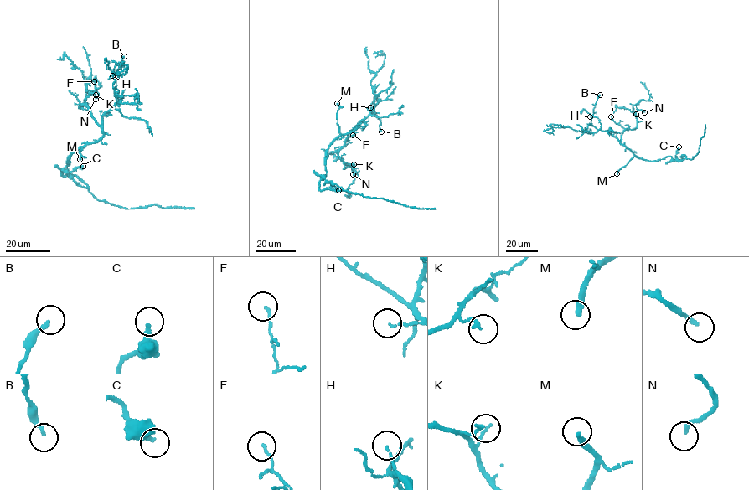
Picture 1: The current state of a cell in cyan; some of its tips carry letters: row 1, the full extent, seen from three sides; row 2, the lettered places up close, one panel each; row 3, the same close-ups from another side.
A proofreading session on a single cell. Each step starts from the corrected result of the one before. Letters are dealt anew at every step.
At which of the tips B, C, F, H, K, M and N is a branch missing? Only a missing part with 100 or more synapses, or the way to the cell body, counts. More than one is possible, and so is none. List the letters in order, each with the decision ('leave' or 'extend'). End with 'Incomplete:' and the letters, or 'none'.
B: leave
C: leave
F: leave
H: leave
K: leave
M: extend
N: leave
Incomplete: M

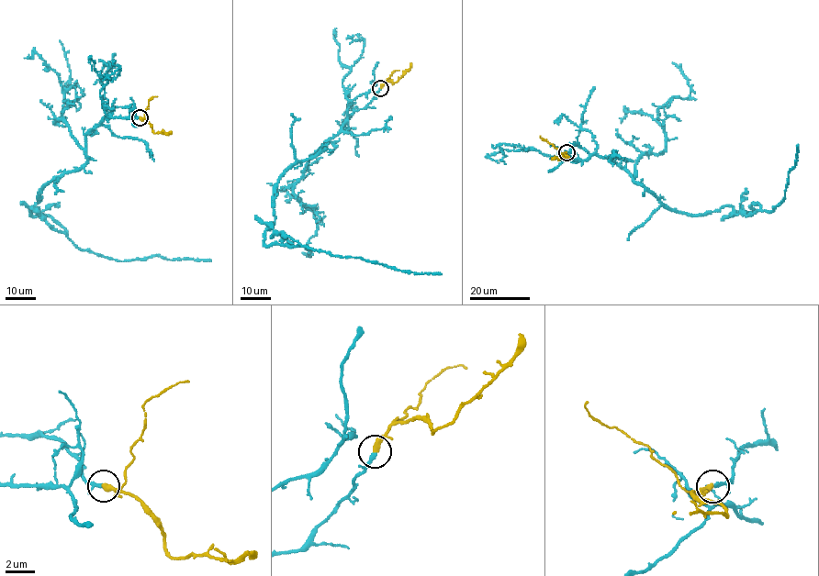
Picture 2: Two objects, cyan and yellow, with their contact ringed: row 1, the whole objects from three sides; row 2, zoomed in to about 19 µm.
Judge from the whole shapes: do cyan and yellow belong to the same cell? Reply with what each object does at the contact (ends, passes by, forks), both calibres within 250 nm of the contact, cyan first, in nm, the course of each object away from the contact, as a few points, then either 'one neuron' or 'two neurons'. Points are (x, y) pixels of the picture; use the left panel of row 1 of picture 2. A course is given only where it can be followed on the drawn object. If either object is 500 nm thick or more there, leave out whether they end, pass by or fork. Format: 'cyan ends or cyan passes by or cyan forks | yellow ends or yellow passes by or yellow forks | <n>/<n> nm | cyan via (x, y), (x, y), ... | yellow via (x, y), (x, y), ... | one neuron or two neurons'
cyan ends | yellow ends | 260/400 nm | cyan via (140, 117), (113, 106), (87, 133), (84, 163), (45, 184), (30, 215), (112, 260), (210, 261) | yellow via (140, 117), (148, 121), (155, 133), (170, 132) | one neuron

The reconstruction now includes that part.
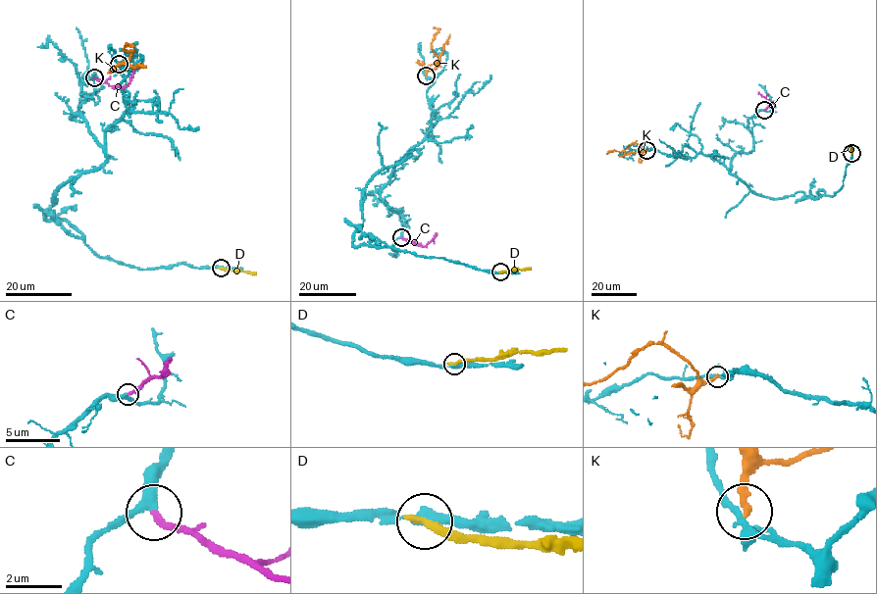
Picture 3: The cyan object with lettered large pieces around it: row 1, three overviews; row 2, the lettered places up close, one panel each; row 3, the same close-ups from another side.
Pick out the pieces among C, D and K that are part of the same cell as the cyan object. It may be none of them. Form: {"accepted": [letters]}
{"accepted": ["C"]}

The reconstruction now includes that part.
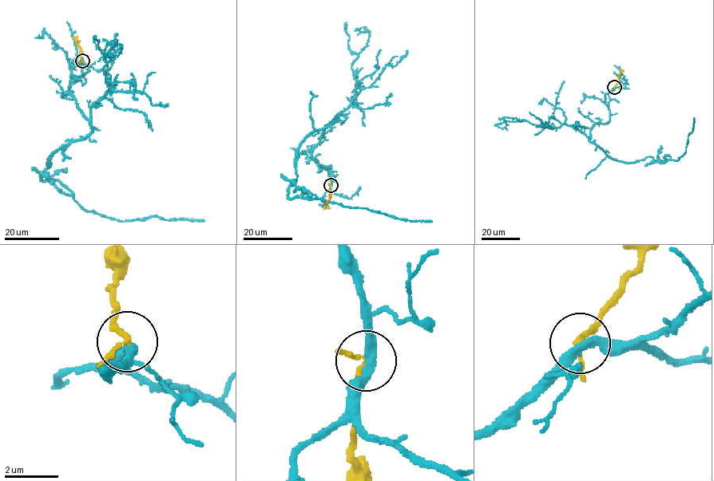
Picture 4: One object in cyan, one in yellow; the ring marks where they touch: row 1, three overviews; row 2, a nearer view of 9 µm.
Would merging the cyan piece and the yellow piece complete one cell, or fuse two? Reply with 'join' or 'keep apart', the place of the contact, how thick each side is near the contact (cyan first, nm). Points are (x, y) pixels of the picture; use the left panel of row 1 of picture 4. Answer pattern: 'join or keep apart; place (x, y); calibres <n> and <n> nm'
keep apart; place (82, 61); calibres 300 and 180 nm

